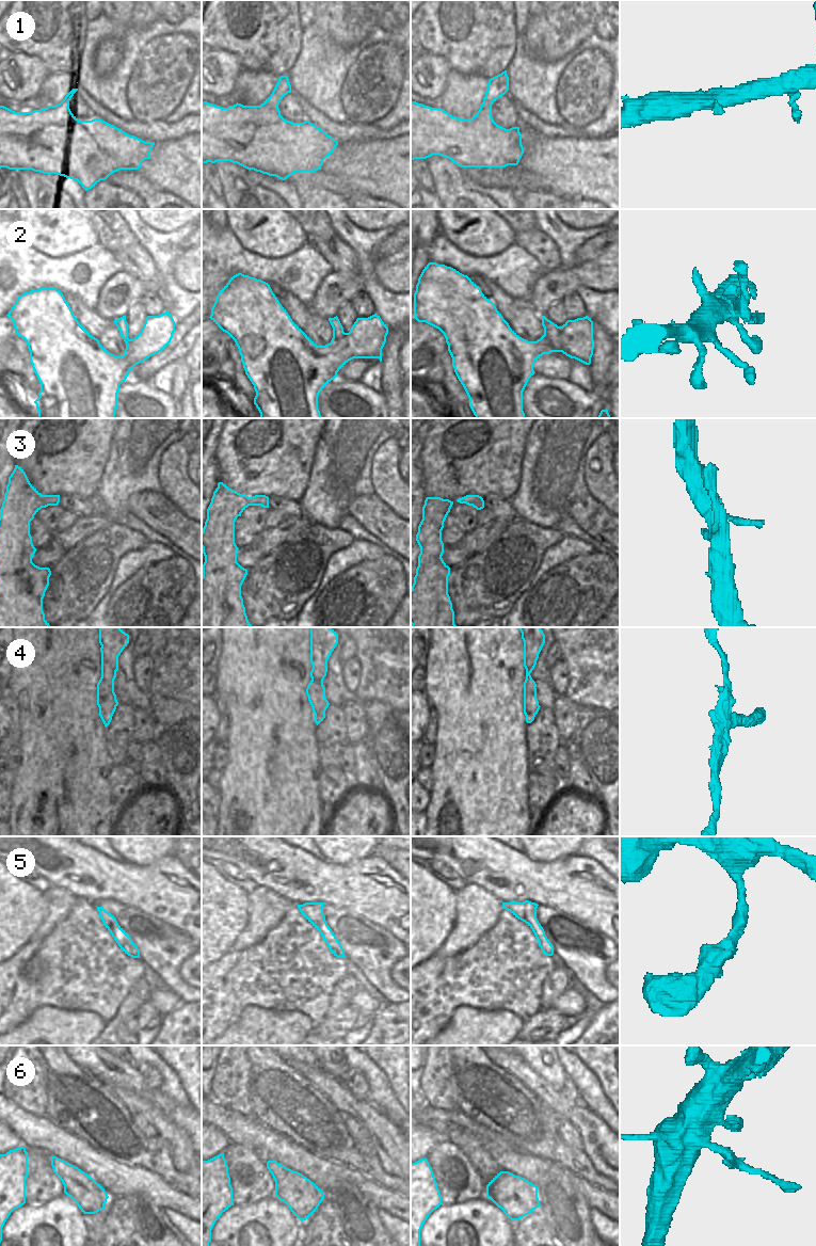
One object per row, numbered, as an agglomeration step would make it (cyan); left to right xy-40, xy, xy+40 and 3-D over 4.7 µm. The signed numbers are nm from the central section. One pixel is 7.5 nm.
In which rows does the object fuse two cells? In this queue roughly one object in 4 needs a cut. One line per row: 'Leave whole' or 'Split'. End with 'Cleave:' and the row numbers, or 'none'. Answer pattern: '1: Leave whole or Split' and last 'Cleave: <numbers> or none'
1: Leave whole
2: Leave whole
3: Leave whole
4: Split
5: Leave whole
6: Split
Cleave: 4, 6.

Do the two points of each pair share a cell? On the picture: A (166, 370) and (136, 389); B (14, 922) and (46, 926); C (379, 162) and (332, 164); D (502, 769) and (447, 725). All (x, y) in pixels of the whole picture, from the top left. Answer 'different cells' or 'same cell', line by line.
A: different cells
B: different cells
C: same cell
D: same cell

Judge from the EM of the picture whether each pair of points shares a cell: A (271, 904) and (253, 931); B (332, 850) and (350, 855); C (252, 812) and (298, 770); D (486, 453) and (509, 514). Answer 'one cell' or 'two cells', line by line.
A: one cell
B: one cell
C: one cell
D: two cells

